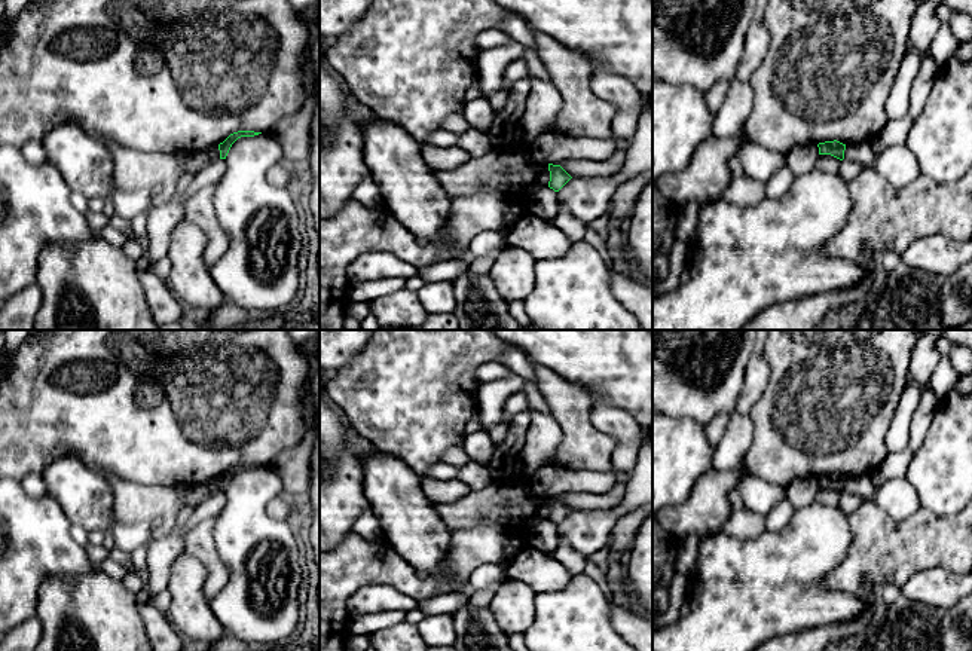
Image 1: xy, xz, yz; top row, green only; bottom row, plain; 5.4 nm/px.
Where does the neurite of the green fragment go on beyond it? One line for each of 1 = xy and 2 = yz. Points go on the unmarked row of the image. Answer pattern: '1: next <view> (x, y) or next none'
1: next none
2: next none

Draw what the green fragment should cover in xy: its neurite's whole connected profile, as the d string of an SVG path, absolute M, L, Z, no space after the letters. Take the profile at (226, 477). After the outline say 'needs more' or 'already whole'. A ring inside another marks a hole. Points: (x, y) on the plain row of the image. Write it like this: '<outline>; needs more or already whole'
M238 464L230 467L223 476L218 477L218 483L220 483L220 492L226 492L232 477L241 471L241 470L254 470L259 468L262 465L254 465L254 464Z; already whole

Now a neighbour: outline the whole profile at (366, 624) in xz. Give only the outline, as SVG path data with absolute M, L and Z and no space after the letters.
M380 611L376 614L357 614L348 618L348 636L364 635L372 636L378 630L386 629L389 626L404 621L406 611Z

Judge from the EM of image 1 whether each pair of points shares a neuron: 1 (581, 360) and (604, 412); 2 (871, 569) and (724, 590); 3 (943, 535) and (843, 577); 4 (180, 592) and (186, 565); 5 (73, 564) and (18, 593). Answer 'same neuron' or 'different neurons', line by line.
1: different neurons
2: different neurons
3: same neuron
4: same neuron
5: same neuron

